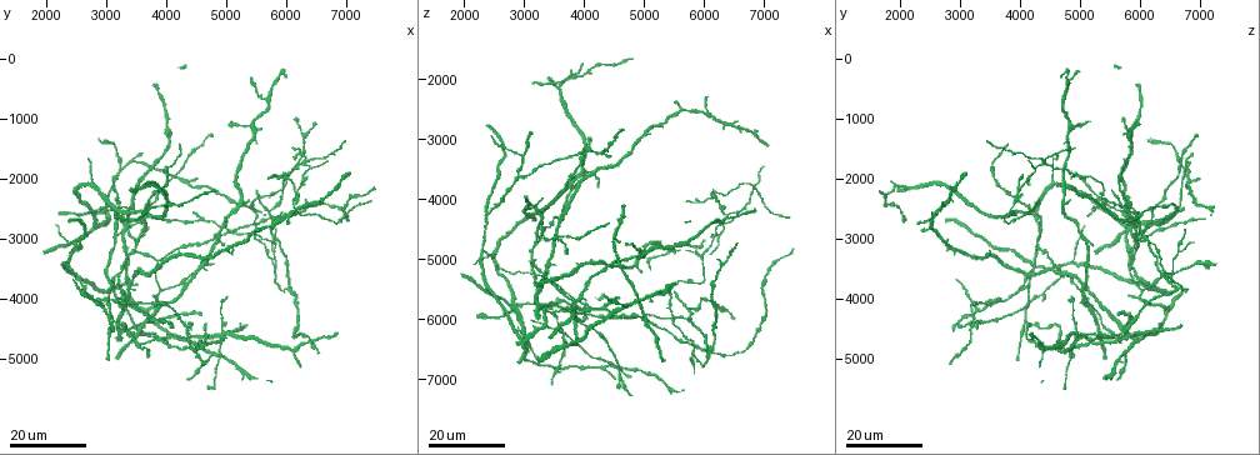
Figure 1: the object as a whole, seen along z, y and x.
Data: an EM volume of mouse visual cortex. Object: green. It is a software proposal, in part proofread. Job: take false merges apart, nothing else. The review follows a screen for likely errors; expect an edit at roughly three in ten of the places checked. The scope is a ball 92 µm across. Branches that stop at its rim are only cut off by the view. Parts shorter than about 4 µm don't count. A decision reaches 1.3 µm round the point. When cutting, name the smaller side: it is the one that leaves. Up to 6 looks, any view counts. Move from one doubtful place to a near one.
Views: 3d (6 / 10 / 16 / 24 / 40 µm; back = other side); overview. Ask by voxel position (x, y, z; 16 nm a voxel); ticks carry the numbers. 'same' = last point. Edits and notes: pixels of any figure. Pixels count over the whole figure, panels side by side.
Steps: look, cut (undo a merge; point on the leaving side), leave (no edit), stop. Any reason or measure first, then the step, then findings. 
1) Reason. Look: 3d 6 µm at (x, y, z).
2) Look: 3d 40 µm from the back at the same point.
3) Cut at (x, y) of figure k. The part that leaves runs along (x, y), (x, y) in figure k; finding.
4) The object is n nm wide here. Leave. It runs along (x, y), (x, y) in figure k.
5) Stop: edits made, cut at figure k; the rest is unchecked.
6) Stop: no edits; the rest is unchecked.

Look: 3d 16 µm at (6100, 4900, 4350).

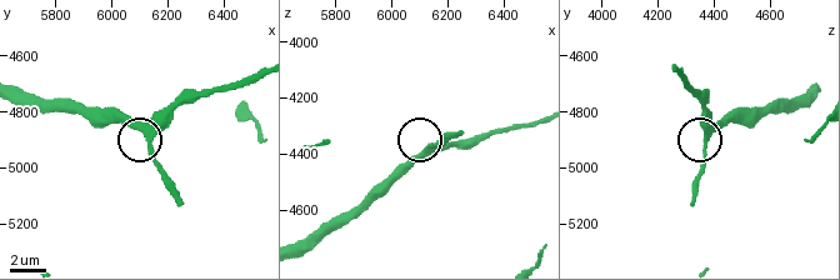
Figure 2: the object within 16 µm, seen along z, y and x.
Look: 3d 10 µm at (6130, 4890, 4380).

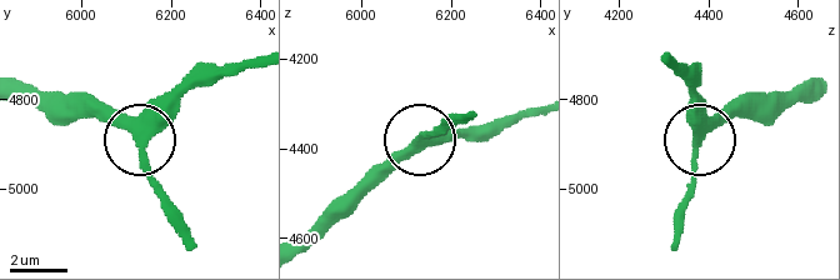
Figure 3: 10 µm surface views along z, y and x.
Look: 3d 10 µm from the back at (6135, 4885, 4375).

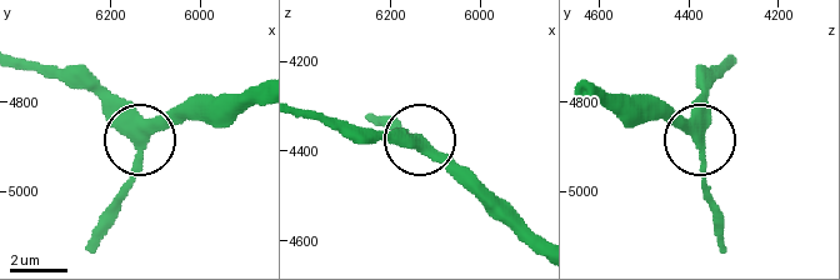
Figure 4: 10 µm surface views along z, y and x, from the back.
Leave. All the same neuron.

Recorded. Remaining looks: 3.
Look: 3d 24 µm at (3200, 3600, 4750).

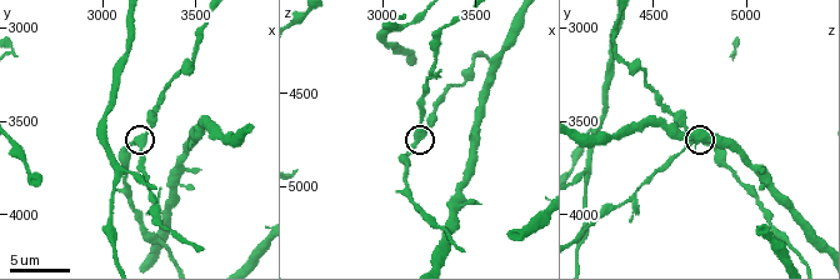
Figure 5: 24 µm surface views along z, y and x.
Look: 3d 6 µm at (3220, 3580, 4700).

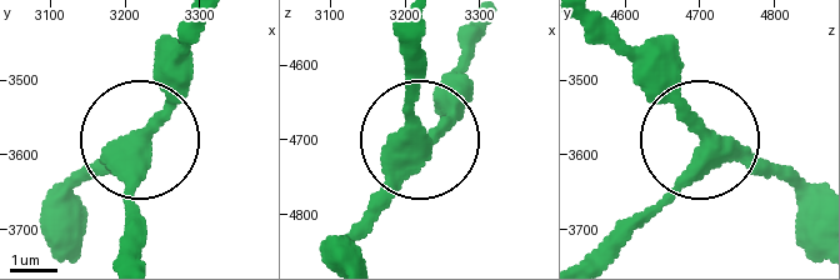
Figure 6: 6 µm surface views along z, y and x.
From behind. Look: 3d 6 µm from the back at (3220, 3580, 4720).

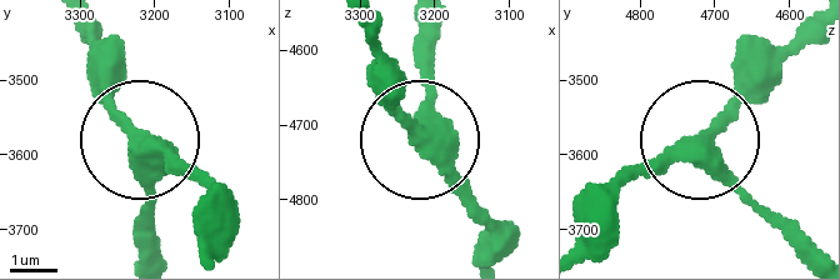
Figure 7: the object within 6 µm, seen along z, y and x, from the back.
The side arm is 52 µm long. Leave. It runs along (144, 253), (144, 145), (89, 66) in figure 7; one neuron here.

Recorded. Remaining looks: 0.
Stop: no edits; the rest is unchecked.

